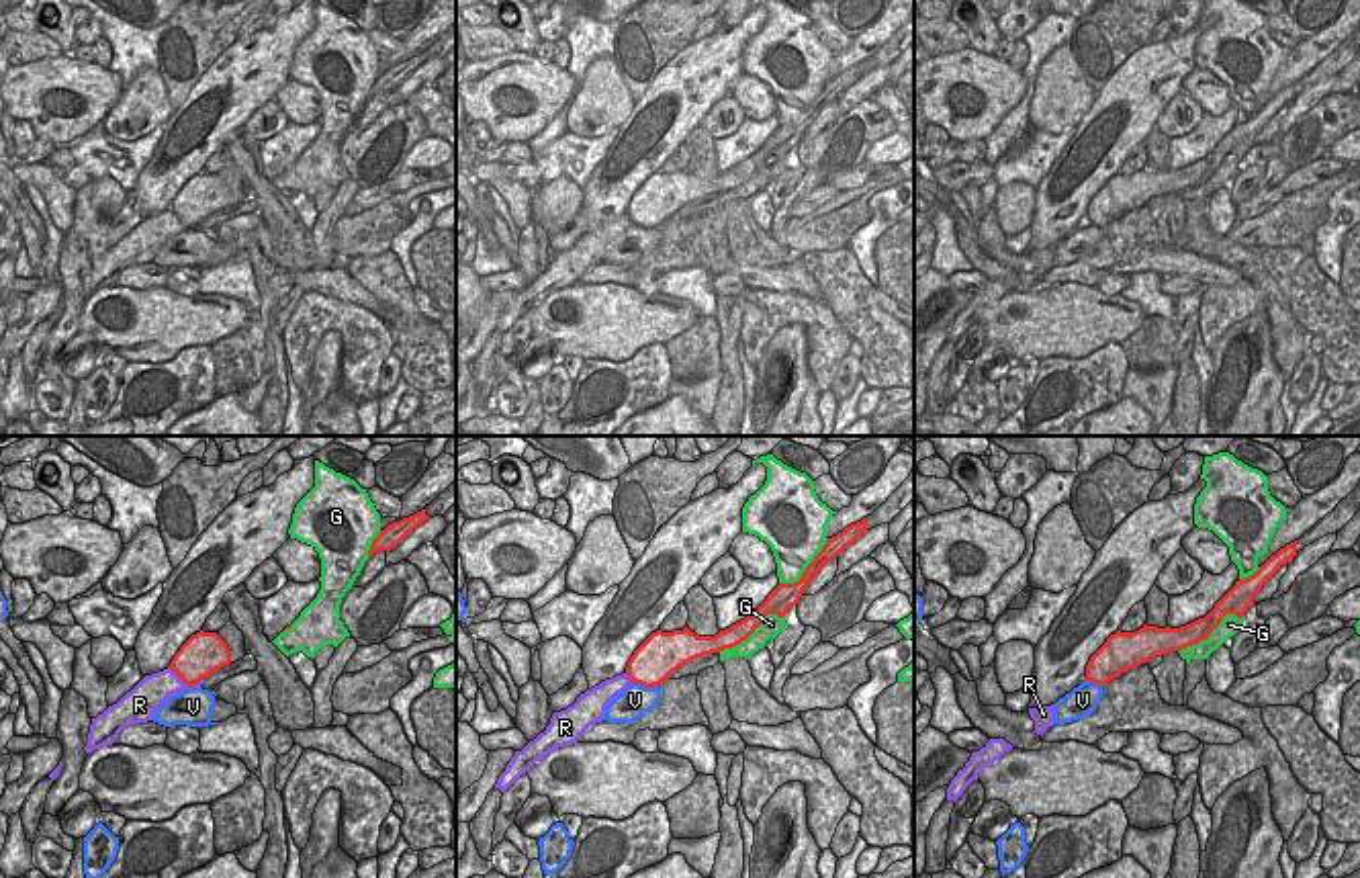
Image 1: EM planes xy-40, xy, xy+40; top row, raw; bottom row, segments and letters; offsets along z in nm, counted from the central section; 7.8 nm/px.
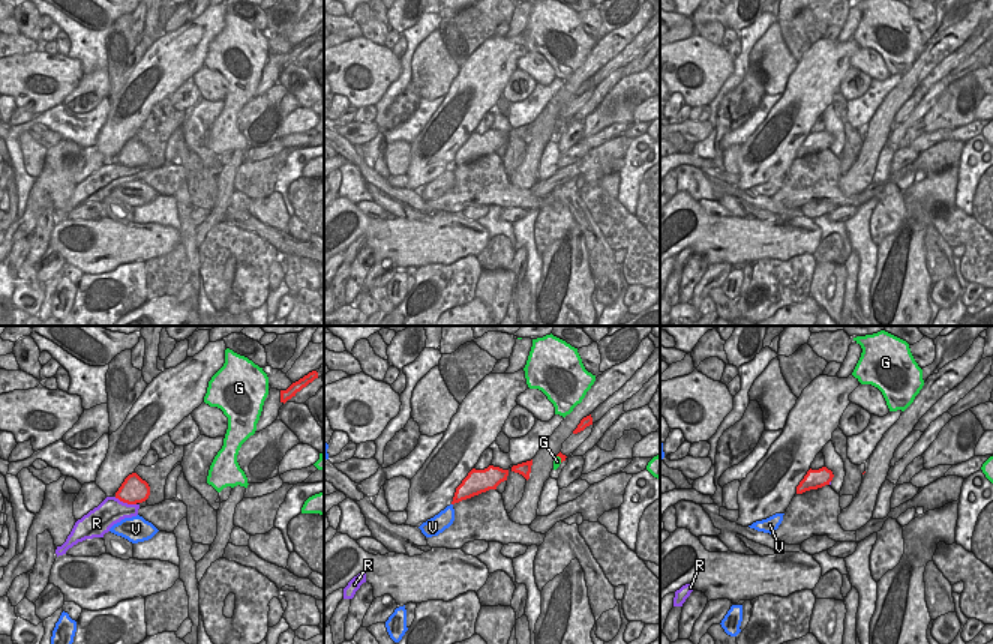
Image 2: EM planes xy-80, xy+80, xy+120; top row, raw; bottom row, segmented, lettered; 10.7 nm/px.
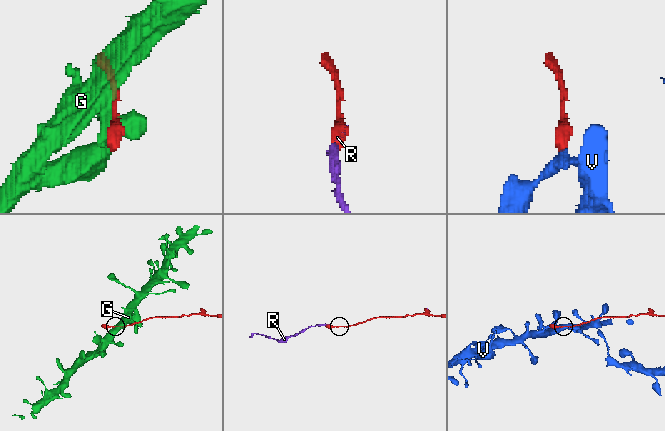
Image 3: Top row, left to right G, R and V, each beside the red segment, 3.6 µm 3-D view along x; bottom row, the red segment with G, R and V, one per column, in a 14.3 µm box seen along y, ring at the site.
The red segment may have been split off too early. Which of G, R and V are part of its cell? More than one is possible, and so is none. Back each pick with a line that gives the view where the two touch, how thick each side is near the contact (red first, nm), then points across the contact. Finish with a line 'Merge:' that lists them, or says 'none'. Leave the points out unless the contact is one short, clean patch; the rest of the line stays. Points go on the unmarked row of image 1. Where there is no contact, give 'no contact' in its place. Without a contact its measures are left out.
R: xy-40 | 320/240 nm
Merge: R

